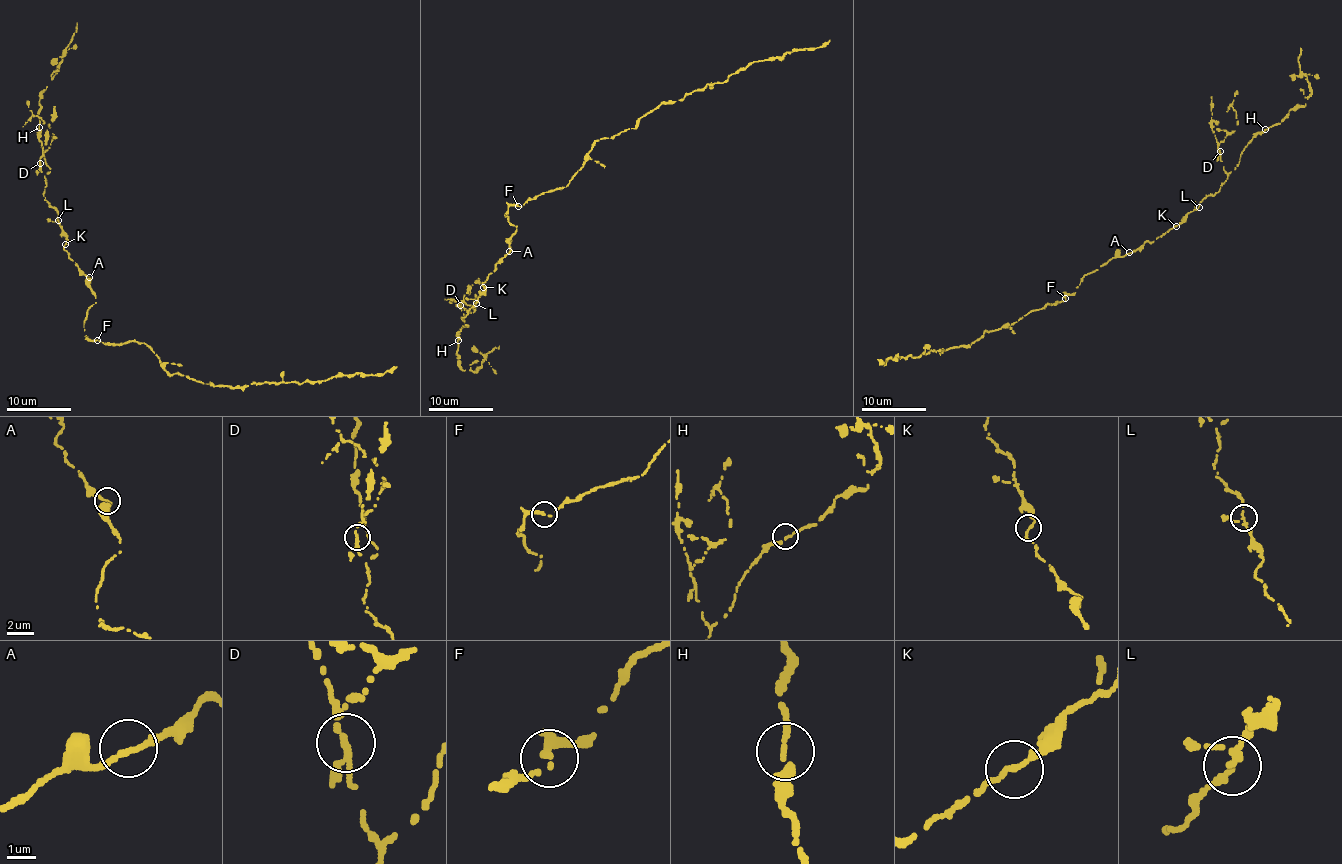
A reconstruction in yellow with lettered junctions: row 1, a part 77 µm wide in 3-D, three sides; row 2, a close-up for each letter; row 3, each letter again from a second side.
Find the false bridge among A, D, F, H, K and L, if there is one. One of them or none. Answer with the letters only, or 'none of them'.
D

